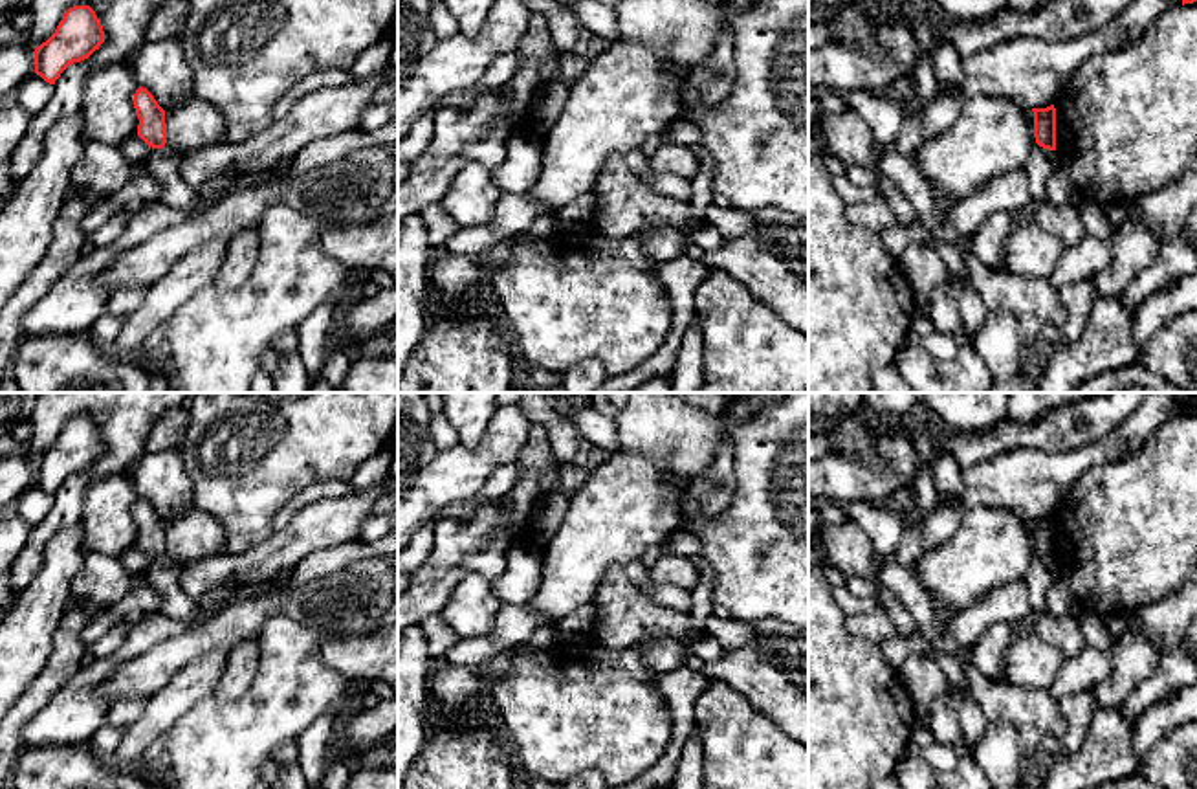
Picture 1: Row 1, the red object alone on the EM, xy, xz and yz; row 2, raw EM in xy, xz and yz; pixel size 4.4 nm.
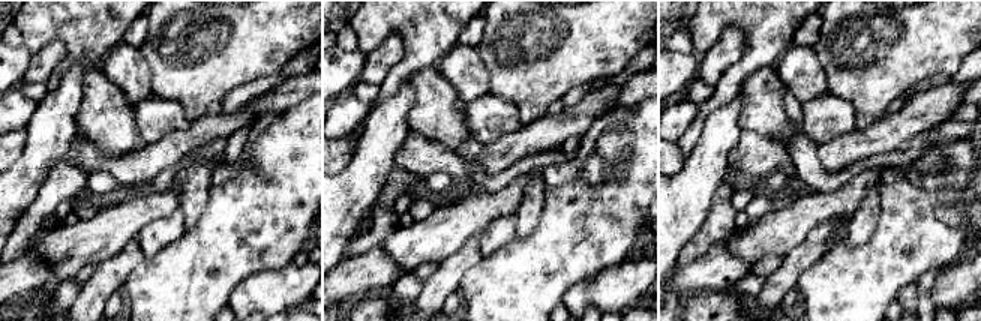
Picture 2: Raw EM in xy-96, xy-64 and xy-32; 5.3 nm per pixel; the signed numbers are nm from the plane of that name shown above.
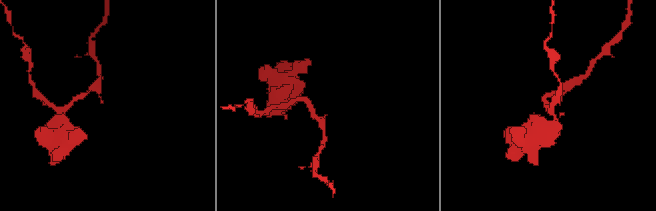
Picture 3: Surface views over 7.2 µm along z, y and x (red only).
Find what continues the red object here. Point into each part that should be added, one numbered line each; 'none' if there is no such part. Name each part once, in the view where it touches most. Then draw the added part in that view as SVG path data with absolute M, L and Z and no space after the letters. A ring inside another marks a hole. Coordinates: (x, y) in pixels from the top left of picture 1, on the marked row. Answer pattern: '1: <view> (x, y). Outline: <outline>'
none

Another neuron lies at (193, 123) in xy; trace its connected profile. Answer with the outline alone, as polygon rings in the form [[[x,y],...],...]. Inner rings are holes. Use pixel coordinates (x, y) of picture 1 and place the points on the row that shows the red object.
[[[194,95],[167,108],[165,123],[165,149],[180,156],[225,139],[225,123],[222,114]]]

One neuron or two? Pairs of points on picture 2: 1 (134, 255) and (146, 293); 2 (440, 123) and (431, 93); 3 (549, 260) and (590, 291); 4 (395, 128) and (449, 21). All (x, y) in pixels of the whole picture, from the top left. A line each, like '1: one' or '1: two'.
1: two
2: one
3: two
4: two

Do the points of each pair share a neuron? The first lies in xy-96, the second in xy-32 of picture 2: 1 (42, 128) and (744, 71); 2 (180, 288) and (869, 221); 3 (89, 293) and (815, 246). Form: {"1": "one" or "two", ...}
{"1": "two", "2": "two", "3": "one"}

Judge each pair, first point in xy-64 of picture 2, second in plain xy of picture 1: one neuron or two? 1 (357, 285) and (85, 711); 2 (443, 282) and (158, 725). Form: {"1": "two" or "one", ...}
{"1": "one", "2": "one"}

